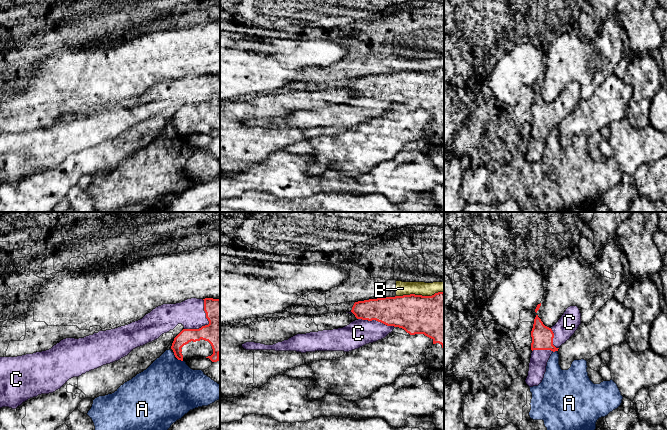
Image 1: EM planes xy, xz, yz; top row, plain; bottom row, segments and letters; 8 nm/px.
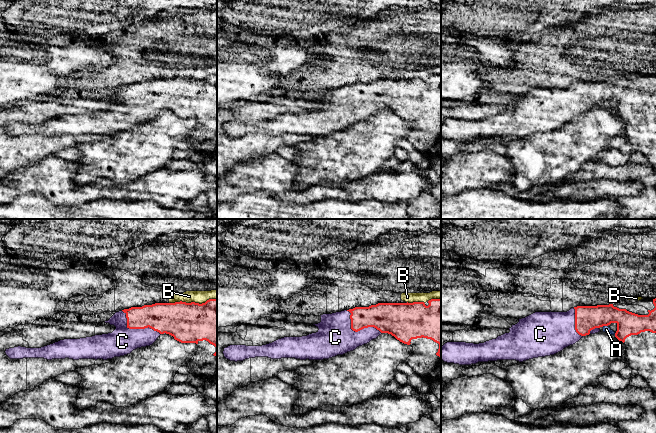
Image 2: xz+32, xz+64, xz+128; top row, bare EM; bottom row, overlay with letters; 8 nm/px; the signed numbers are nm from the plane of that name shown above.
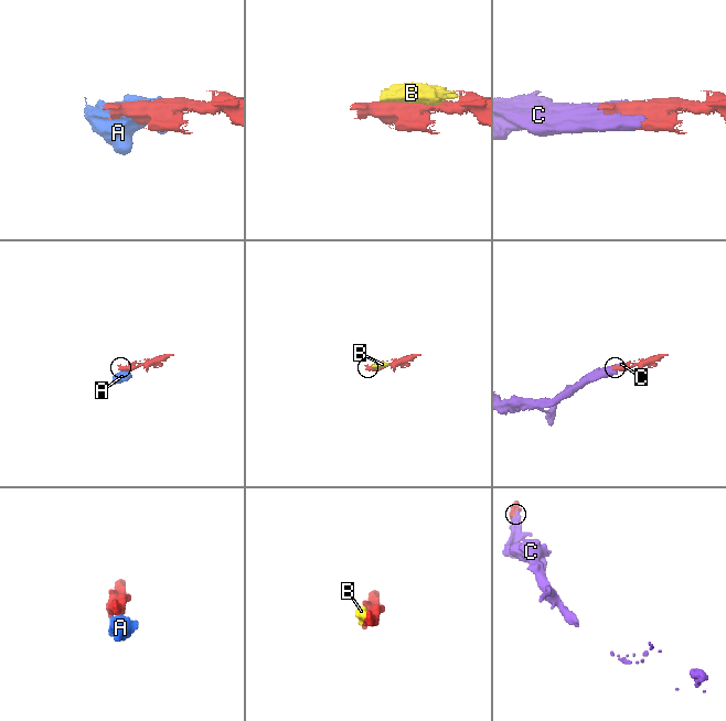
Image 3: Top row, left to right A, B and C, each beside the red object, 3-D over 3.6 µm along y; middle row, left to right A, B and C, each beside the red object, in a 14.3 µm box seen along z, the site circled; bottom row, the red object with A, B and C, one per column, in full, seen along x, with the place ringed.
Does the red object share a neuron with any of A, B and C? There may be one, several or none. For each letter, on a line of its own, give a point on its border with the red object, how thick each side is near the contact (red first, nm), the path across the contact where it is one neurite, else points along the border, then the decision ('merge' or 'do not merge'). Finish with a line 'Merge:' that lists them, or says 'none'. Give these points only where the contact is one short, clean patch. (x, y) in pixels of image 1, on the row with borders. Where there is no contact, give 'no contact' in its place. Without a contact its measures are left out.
A: xy (180, 359) | 110/480 nm | do not merge
B: xz (419, 295) | 380/110 nm | do not merge
C: xy (209, 323) | 220/220 nm | merge
Merge: C

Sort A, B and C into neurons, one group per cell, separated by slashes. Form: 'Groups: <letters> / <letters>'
Groups: A B / C

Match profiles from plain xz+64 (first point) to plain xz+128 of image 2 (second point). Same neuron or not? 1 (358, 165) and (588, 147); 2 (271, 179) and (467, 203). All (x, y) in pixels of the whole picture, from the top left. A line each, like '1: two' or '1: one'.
1: one
2: two

